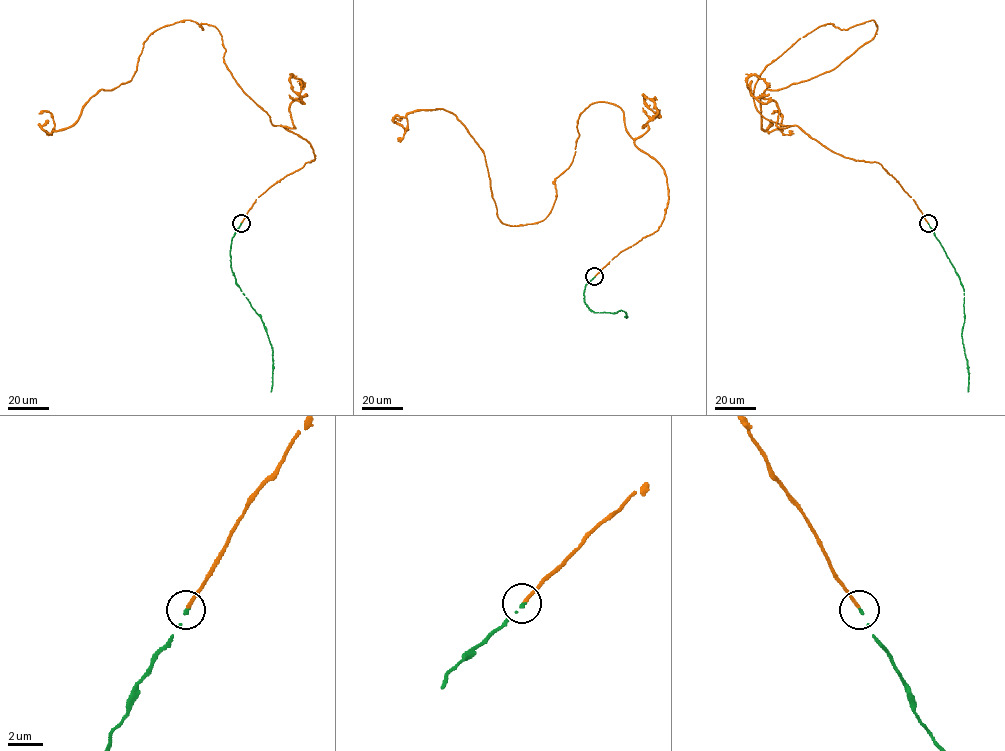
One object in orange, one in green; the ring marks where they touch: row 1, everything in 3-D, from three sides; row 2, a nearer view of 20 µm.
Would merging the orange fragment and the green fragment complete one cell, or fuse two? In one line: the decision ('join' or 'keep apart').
join

